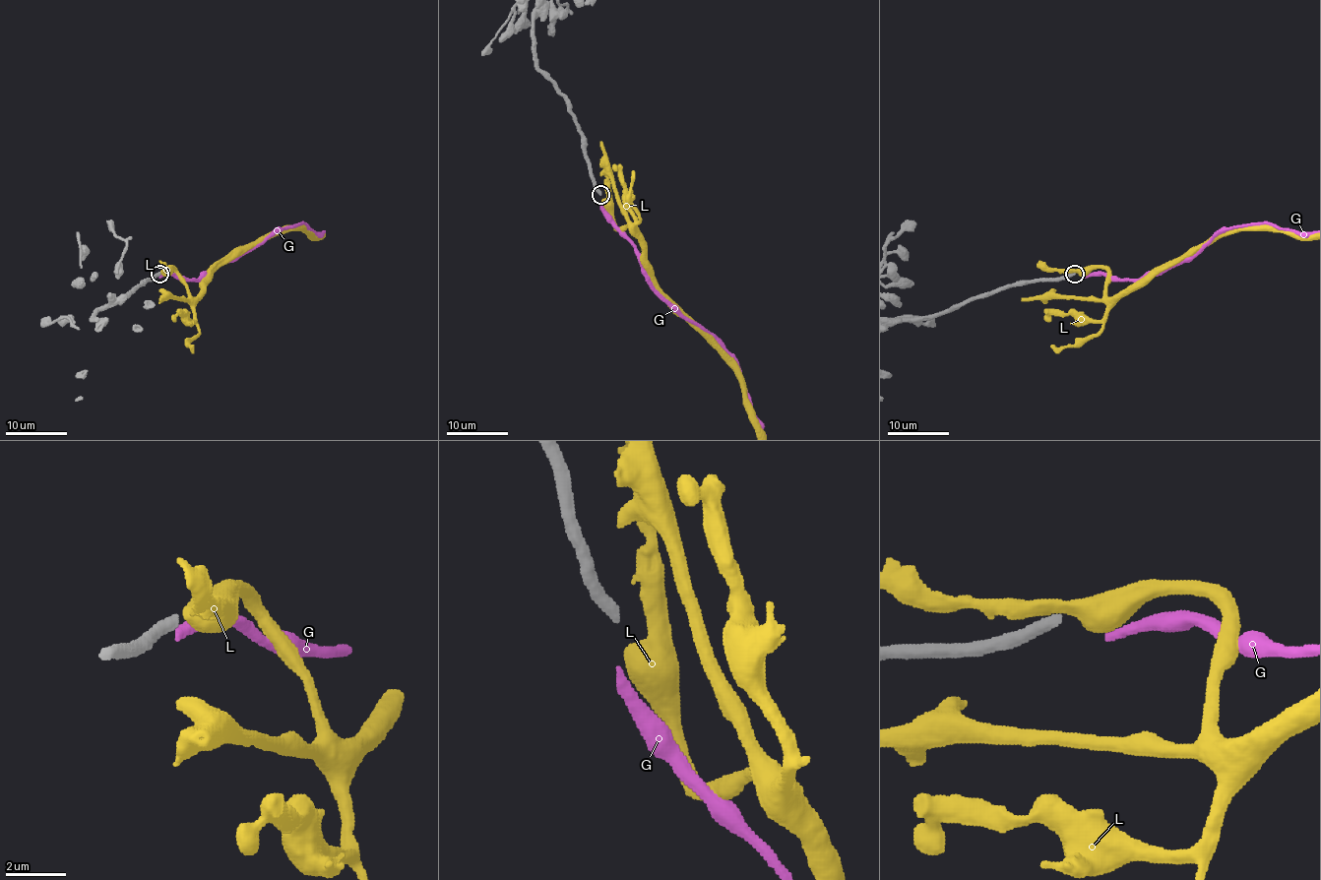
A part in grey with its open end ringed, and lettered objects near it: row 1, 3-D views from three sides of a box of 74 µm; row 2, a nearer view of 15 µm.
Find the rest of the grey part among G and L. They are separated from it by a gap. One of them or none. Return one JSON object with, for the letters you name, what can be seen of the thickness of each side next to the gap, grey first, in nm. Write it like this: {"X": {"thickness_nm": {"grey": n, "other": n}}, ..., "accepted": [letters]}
{"G": {"thickness_nm": {"grey": 380, "other": 320}}, "accepted": ["G"]}

